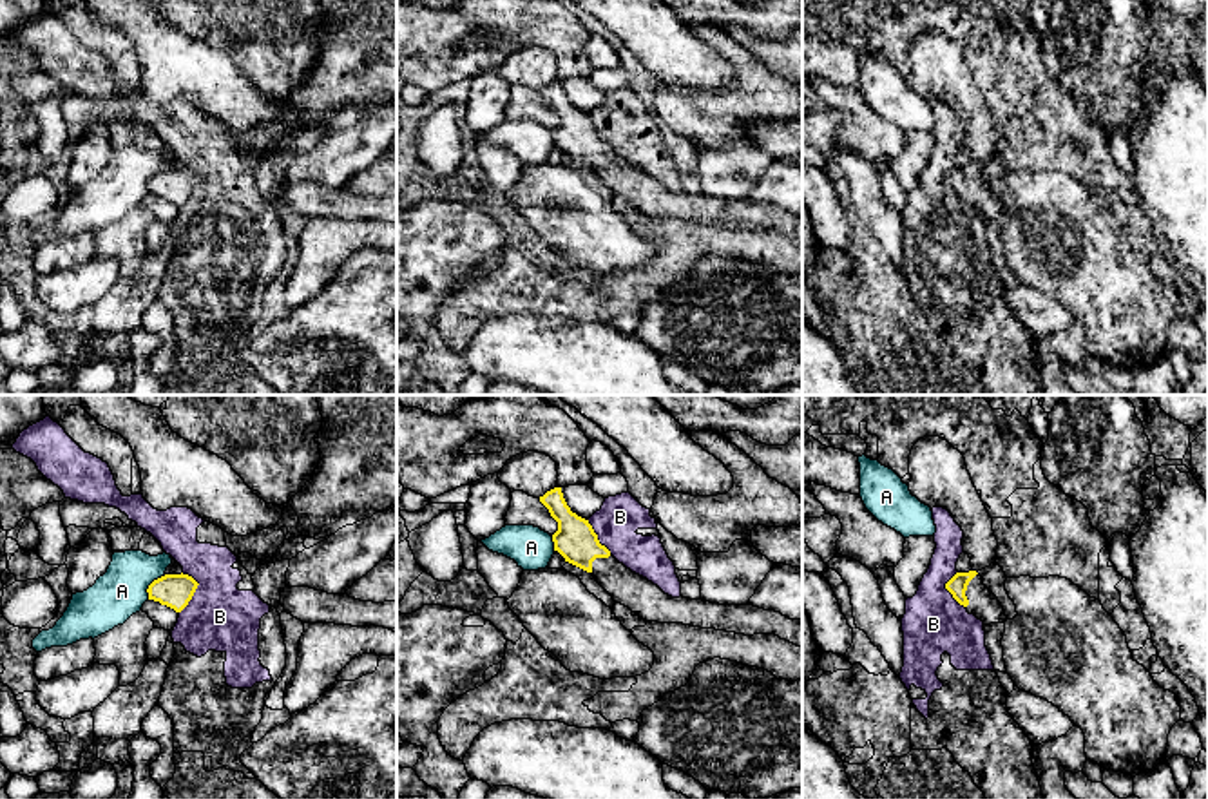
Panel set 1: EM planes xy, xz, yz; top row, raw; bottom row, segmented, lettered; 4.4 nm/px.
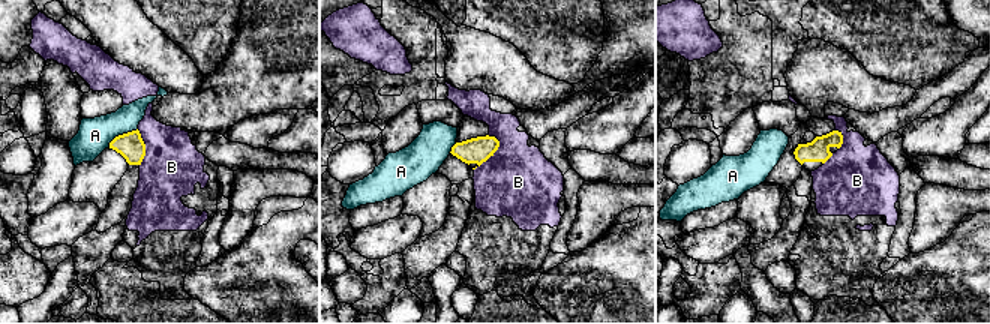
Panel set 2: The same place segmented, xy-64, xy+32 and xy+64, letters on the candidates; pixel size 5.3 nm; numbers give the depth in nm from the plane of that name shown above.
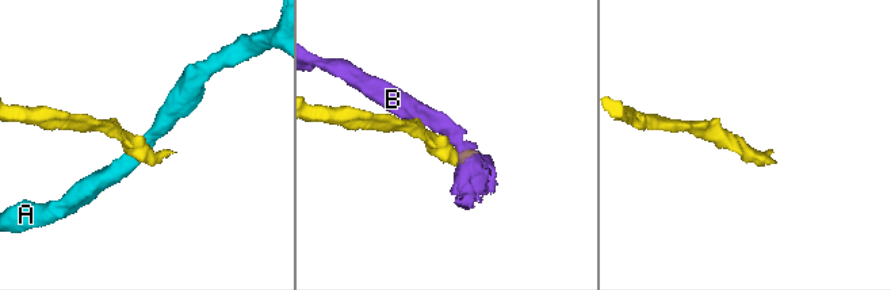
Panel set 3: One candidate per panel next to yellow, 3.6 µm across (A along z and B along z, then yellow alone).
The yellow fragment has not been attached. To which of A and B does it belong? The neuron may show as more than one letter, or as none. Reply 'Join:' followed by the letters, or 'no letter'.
Join: no letter

